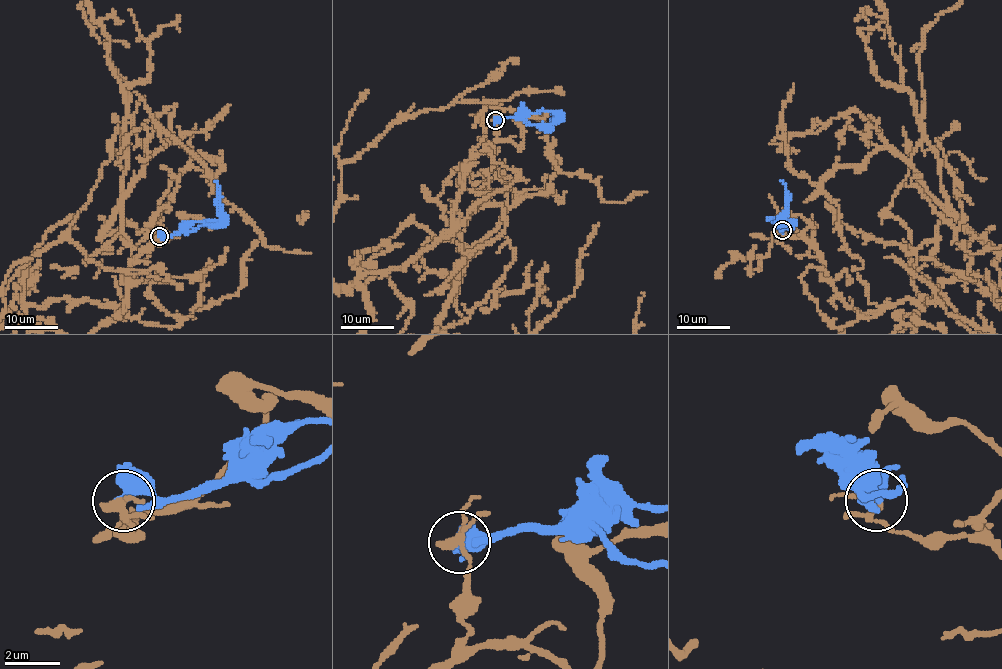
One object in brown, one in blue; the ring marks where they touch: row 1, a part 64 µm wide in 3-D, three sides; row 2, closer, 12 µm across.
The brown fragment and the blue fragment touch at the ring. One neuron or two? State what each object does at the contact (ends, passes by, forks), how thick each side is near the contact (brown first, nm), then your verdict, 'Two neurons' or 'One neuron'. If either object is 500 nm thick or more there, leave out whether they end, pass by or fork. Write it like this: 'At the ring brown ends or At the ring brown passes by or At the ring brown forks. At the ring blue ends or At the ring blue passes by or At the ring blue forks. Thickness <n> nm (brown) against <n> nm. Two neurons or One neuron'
At the ring brown forks. At the ring blue passes by. Thickness 240 nm (brown) against 400 nm. Two neurons

